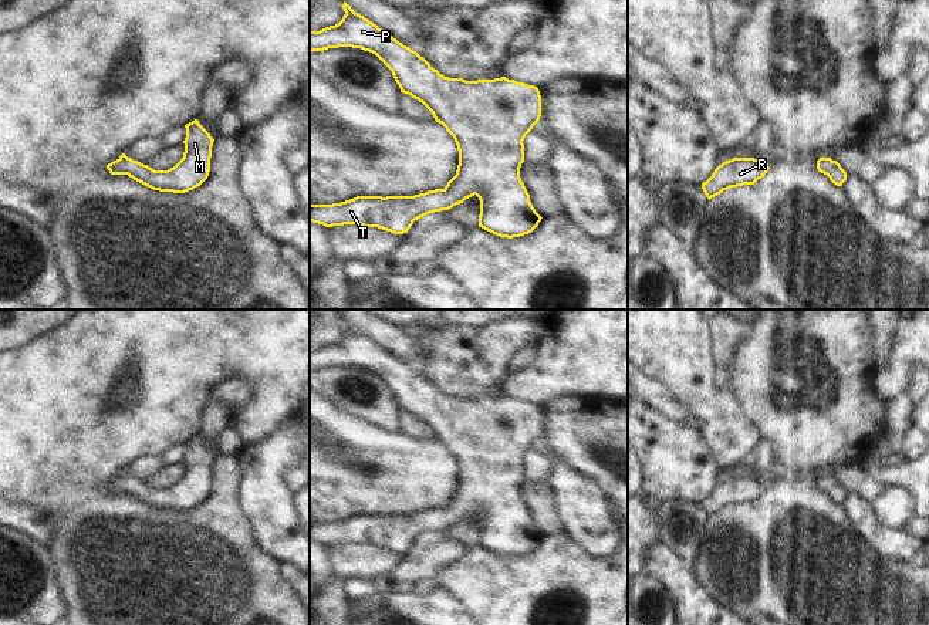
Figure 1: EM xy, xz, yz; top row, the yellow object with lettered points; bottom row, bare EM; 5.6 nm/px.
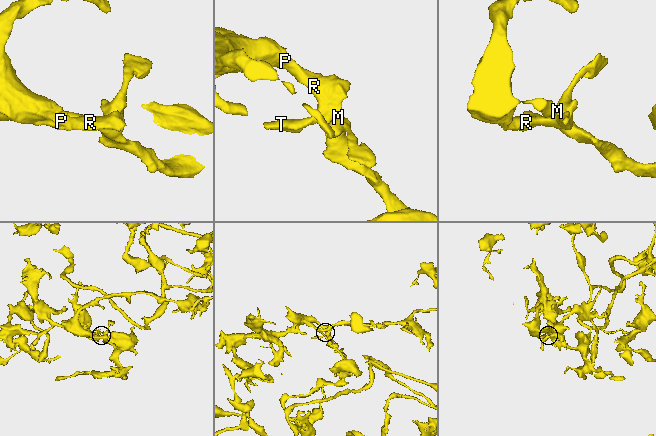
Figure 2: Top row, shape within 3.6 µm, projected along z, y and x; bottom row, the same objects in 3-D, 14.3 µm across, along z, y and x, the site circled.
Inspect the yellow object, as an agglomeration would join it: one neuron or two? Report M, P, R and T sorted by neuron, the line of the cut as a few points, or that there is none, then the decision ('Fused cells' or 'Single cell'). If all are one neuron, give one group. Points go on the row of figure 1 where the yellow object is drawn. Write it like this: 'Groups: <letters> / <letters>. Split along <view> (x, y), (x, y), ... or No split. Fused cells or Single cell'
Groups: M P R T. No split. Single cell.

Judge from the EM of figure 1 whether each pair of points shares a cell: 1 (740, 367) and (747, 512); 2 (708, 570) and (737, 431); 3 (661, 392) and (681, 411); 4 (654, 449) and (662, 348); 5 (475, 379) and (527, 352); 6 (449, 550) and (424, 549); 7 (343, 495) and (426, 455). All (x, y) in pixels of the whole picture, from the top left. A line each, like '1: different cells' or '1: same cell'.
1: same cell
2: different cells
3: same cell
4: different cells
5: different cells
6: same cell
7: same cell

